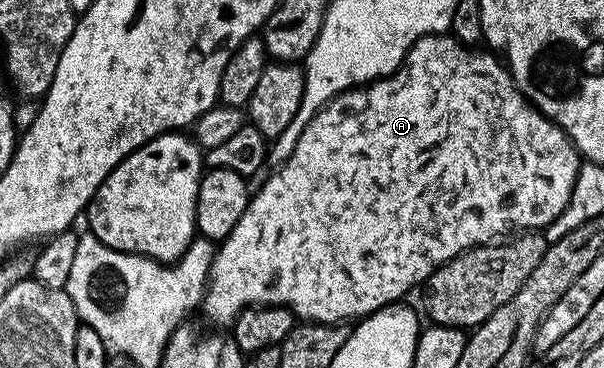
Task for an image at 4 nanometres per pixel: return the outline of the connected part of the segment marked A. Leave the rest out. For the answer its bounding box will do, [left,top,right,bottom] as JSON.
[201,35,581,326]

